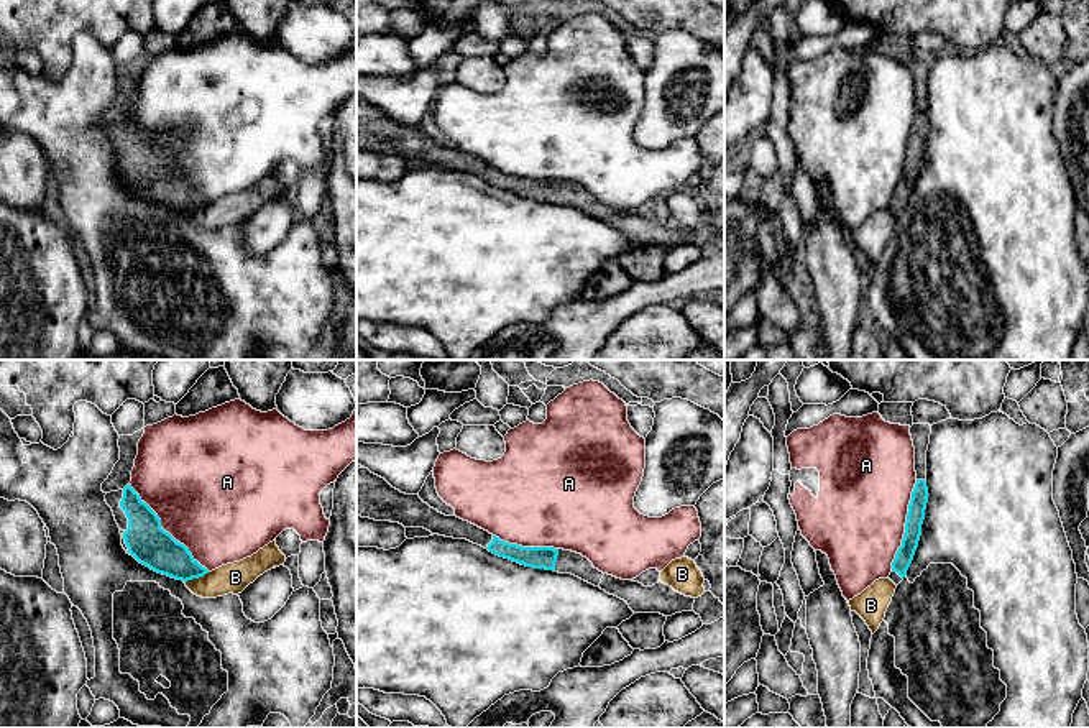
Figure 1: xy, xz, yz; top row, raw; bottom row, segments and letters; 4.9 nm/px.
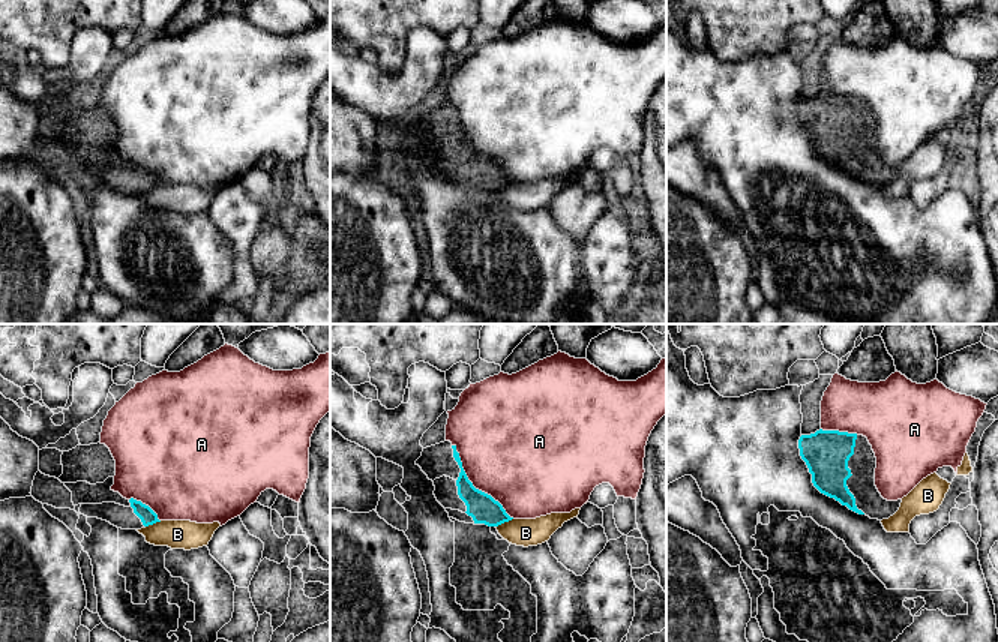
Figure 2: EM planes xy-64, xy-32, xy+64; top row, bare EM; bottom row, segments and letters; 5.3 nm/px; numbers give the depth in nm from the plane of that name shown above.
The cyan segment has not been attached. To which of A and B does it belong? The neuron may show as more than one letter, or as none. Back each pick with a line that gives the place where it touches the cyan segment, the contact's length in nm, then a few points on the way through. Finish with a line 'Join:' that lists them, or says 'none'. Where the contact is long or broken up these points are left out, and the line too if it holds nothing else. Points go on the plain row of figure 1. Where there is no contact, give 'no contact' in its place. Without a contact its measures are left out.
Join: none

